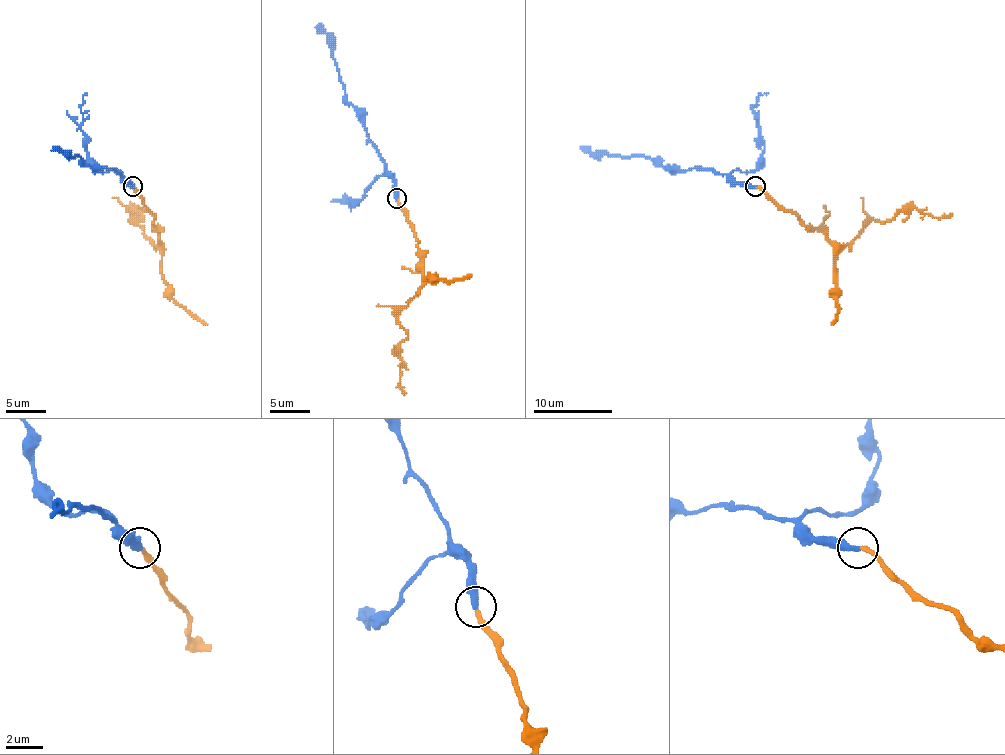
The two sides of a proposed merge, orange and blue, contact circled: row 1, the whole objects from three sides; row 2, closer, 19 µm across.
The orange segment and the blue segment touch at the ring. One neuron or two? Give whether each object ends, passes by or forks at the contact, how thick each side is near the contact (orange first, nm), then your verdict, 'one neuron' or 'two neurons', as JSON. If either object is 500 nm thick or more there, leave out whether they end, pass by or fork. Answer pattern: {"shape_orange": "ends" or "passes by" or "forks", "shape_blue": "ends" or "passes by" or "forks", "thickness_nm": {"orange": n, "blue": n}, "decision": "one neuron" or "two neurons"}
{"shape_orange": "ends", "shape_blue": "ends", "thickness_nm": {"orange": 220, "blue": 360}, "decision": "one neuron"}

